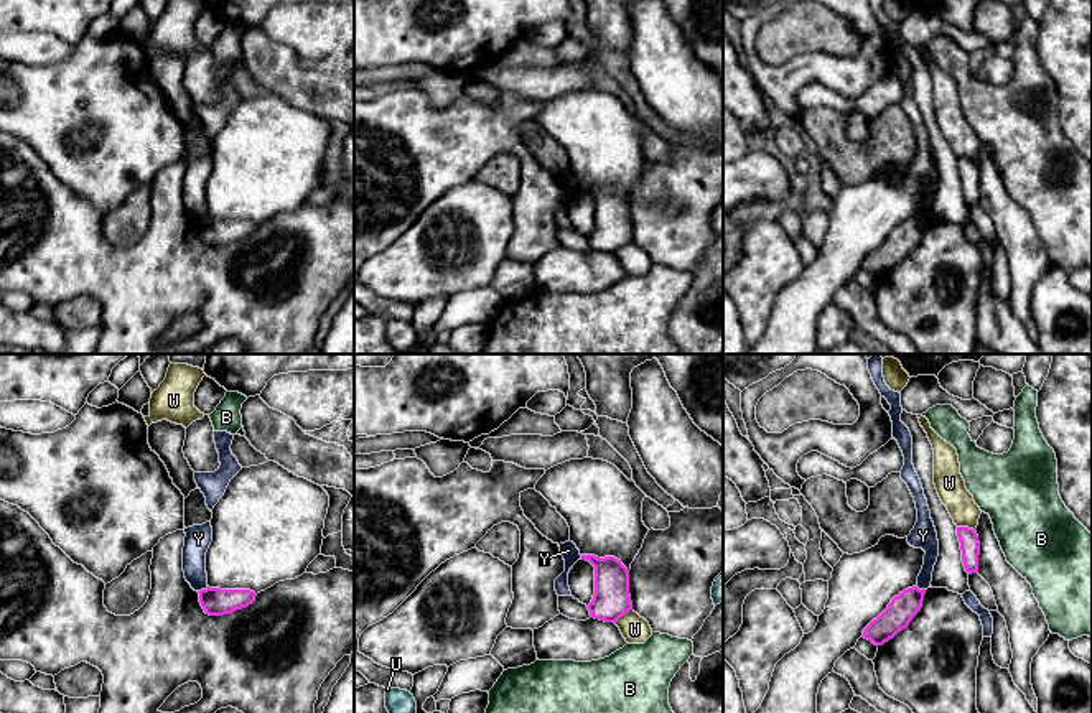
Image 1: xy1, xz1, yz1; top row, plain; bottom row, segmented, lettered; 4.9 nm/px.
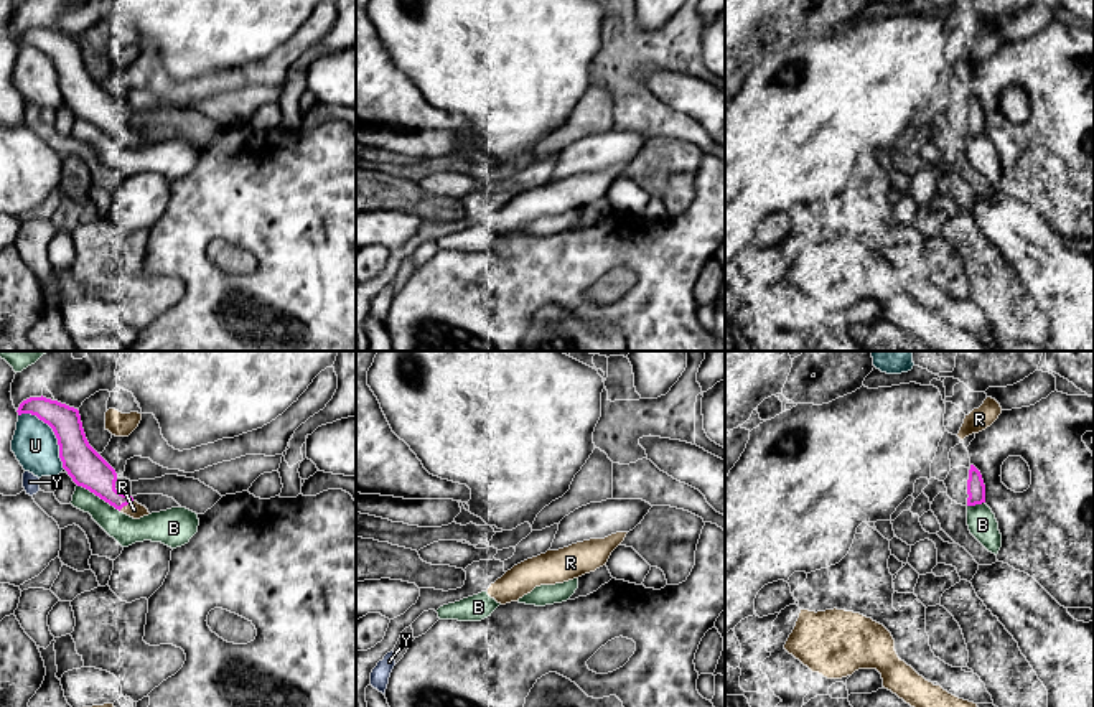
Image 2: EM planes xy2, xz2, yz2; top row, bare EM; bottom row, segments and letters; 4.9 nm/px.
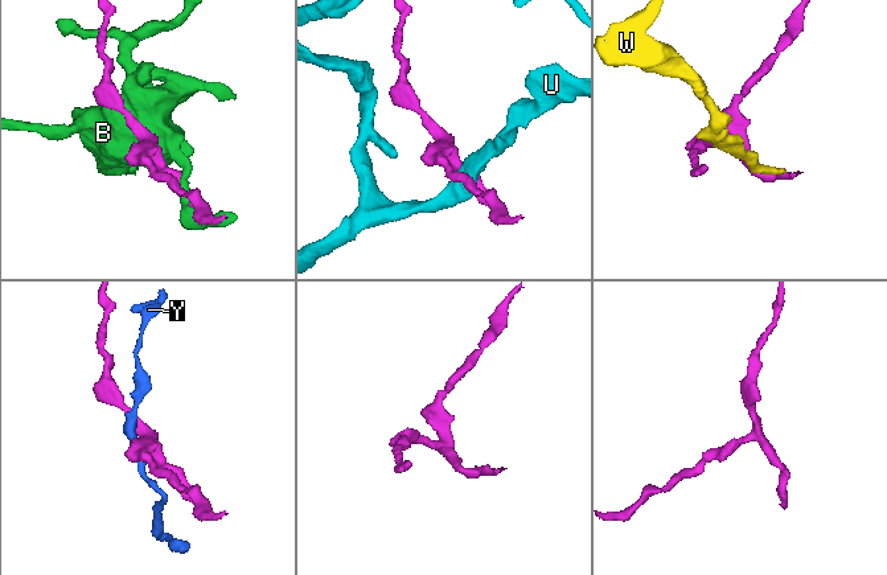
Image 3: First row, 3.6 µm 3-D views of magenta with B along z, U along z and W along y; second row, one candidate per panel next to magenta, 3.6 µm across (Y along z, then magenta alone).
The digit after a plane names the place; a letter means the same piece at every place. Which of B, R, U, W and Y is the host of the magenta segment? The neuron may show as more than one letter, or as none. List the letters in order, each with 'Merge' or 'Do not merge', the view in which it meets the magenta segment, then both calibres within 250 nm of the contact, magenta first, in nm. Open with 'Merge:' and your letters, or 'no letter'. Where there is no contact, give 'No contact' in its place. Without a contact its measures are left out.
Merge: R
B: Do not merge. Touches magenta in xy2. Thickness 180 nm (magenta) against 140 nm
R: Merge. Touches magenta in xy2. Thickness 180 nm (magenta) against 80 nm
U: Do not merge. Touches magenta in xy2. Thickness 180 nm (magenta) against 220 nm
W: Do not merge. Touches magenta in xz1. Thickness 190 nm (magenta) against 140 nm
Y: Do not merge. Touches magenta in xy1. Thickness 140 nm (magenta) against 130 nm

